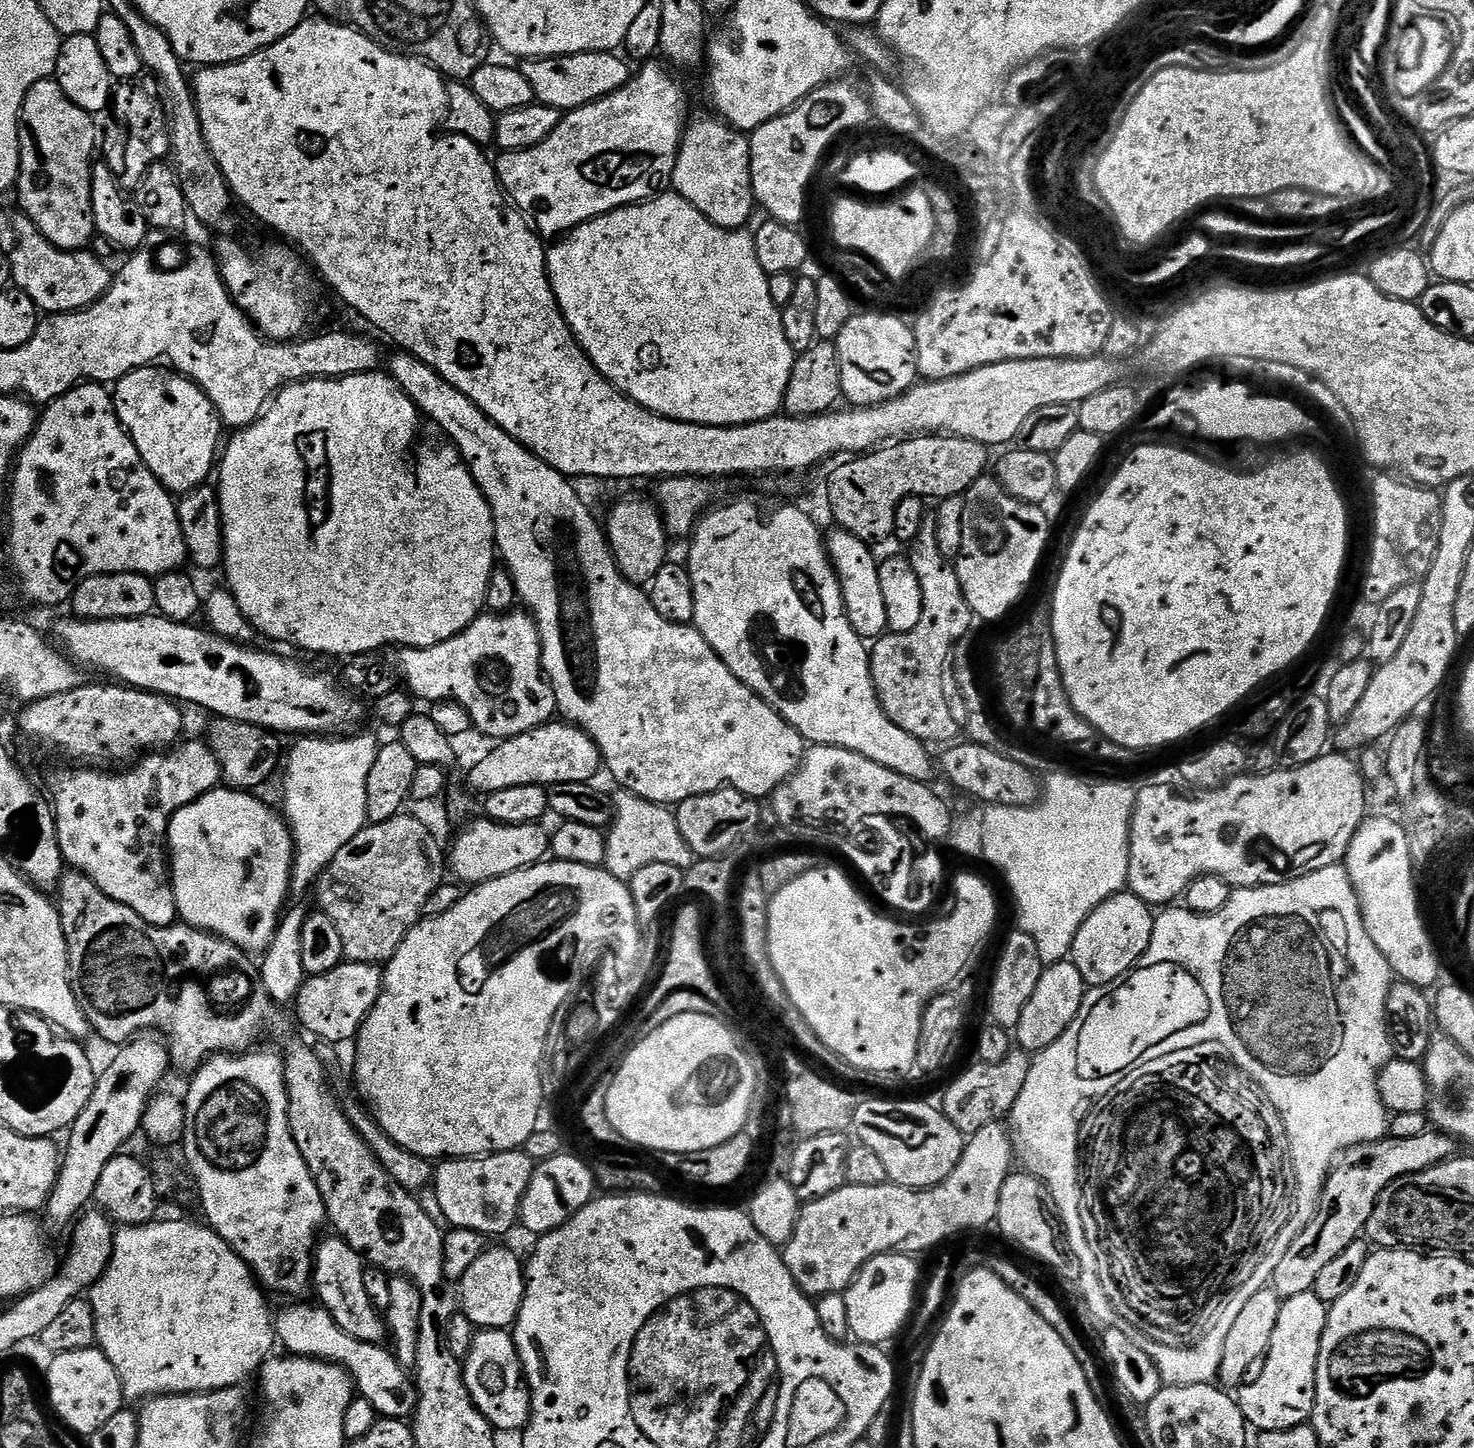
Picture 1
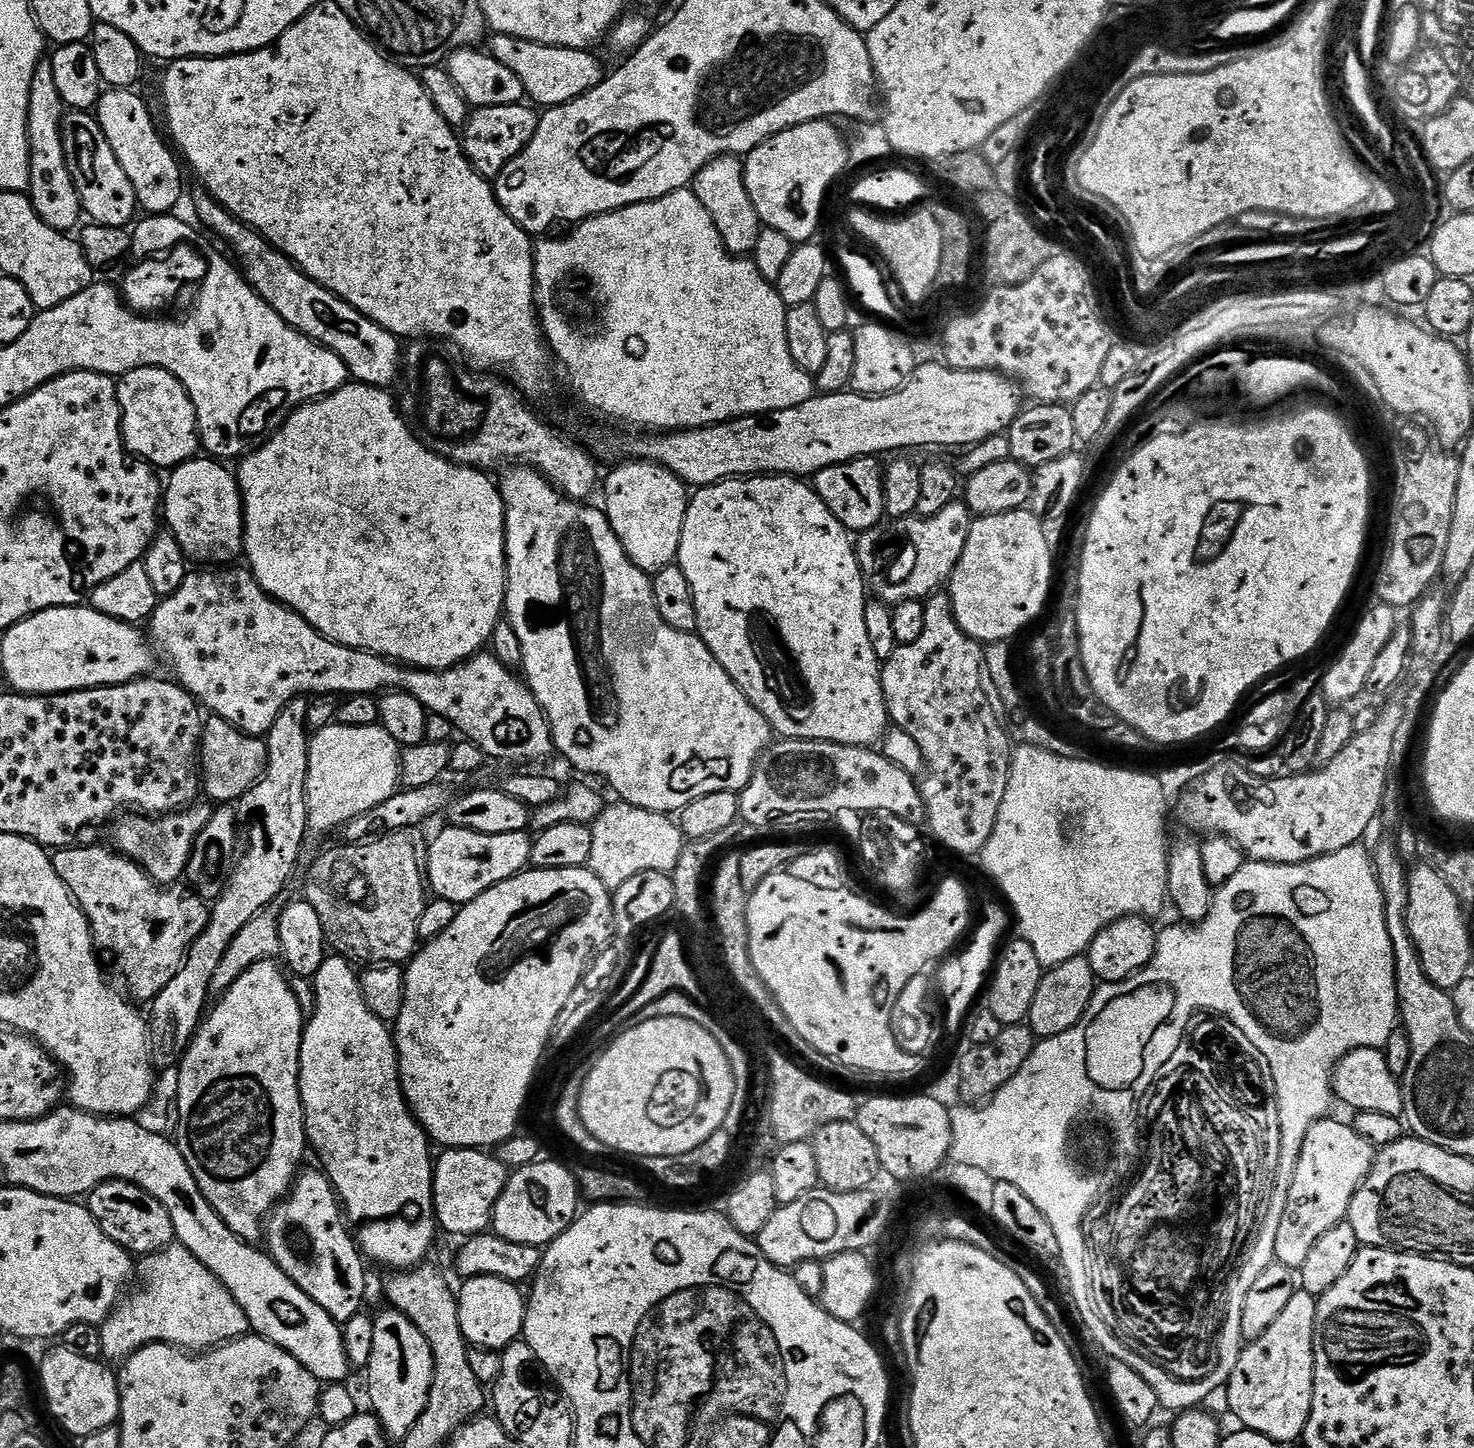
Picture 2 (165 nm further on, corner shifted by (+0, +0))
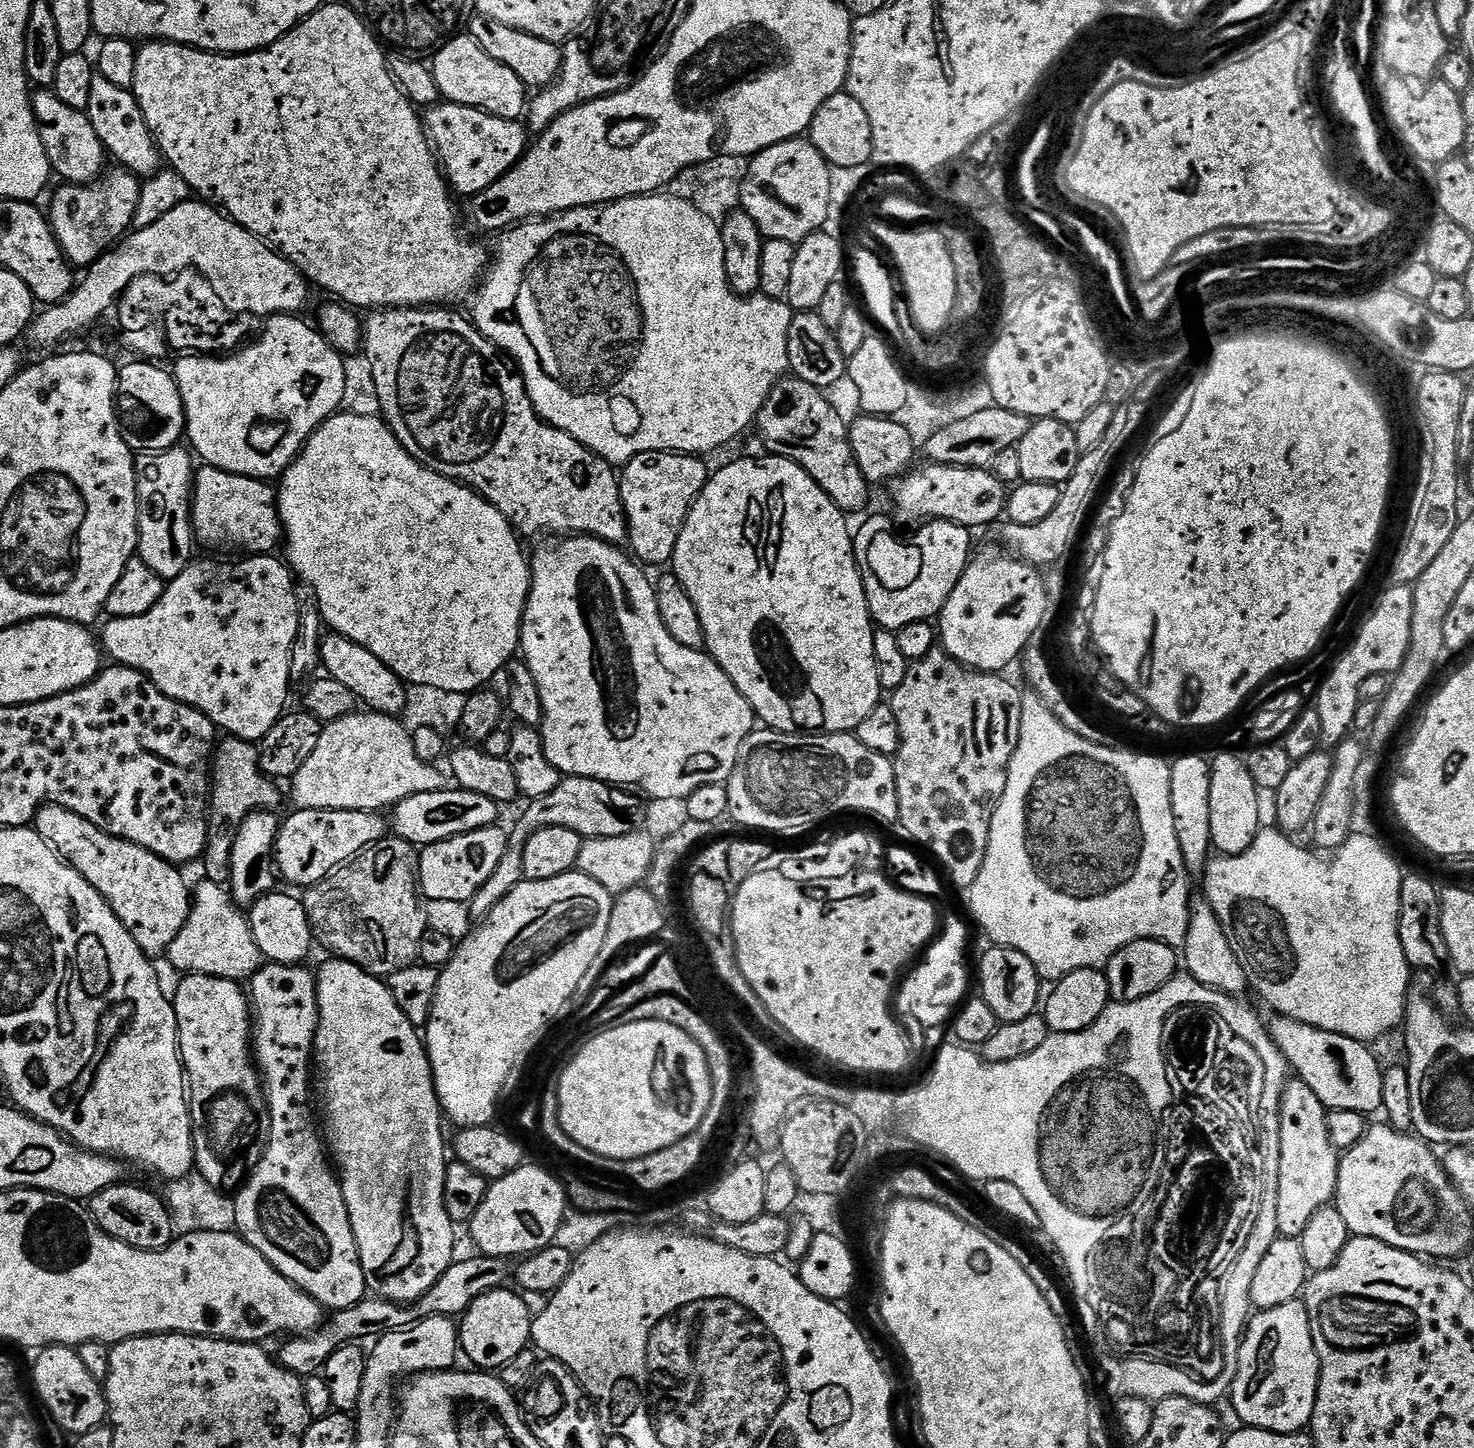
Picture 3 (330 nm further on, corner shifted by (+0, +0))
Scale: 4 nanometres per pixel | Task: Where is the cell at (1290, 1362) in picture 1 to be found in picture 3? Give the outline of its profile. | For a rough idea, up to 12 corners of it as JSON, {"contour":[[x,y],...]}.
{"contour":[[1303,1299],[1257,1311],[1232,1408],[1250,1428],[1304,1432],[1320,1359]]}

